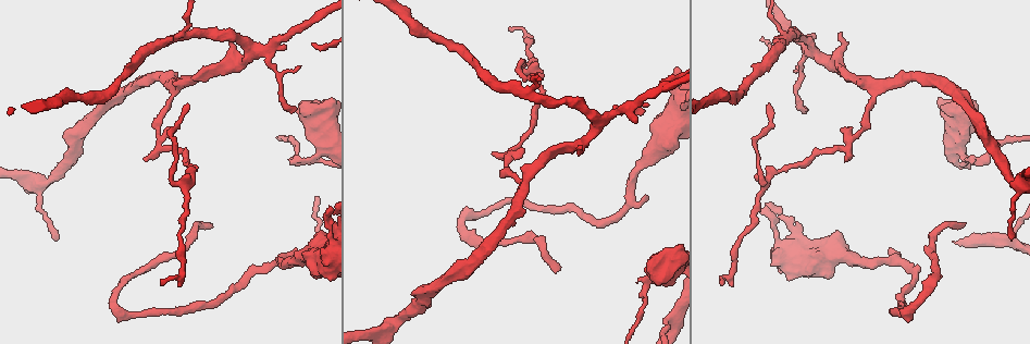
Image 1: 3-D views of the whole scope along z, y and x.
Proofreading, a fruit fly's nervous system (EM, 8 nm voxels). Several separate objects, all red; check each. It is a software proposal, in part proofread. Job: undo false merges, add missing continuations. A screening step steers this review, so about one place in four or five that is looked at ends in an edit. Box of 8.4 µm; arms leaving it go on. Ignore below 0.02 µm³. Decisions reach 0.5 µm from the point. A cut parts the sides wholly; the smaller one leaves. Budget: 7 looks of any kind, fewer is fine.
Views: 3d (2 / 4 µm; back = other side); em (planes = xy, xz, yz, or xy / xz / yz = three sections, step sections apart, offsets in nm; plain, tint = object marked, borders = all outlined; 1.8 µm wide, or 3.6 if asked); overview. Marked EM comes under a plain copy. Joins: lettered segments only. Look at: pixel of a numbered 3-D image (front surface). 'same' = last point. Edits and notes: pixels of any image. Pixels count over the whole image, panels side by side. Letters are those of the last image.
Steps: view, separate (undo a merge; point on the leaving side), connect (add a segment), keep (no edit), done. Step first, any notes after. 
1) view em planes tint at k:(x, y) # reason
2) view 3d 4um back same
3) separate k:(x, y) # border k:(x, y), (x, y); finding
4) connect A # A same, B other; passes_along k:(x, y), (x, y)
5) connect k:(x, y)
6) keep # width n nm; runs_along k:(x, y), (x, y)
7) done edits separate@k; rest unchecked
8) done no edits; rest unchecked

view em planes borders at 1:(888, 250) # free end

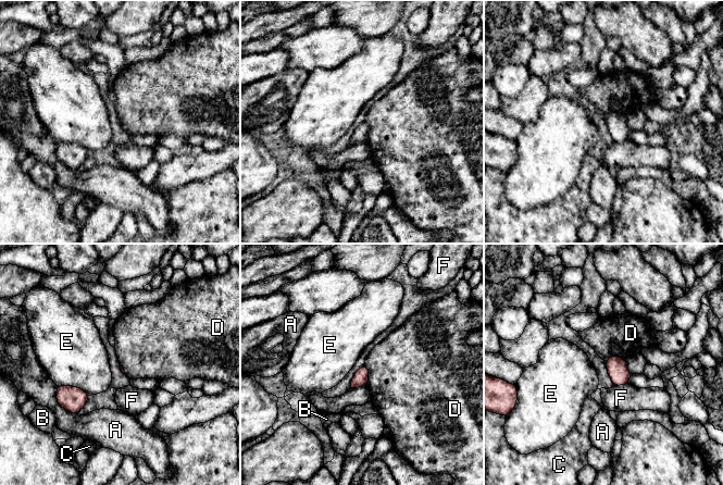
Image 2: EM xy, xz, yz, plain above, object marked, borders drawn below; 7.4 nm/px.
keep # A other, B other, C other, D other, E other, F other; border 2:(364, 364), (369, 371), (366, 385); no lettered segment goes on from it

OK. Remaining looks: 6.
view em planes tint at 1:(208, 224) # thin end

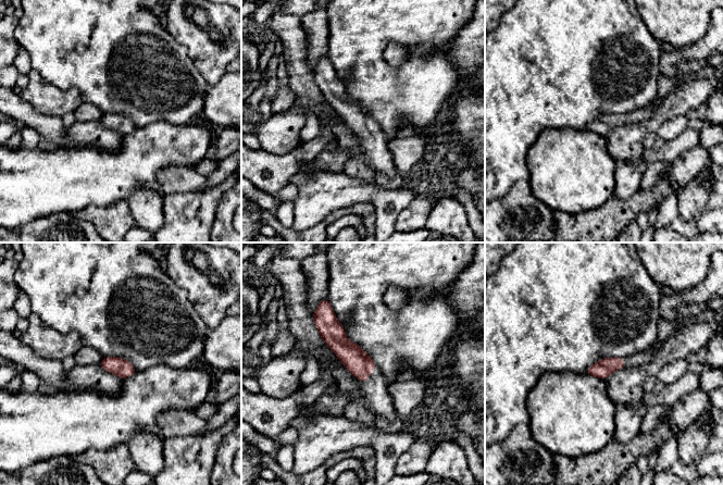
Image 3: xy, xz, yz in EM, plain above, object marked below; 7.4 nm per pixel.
view em planes borders same # see the neighbours

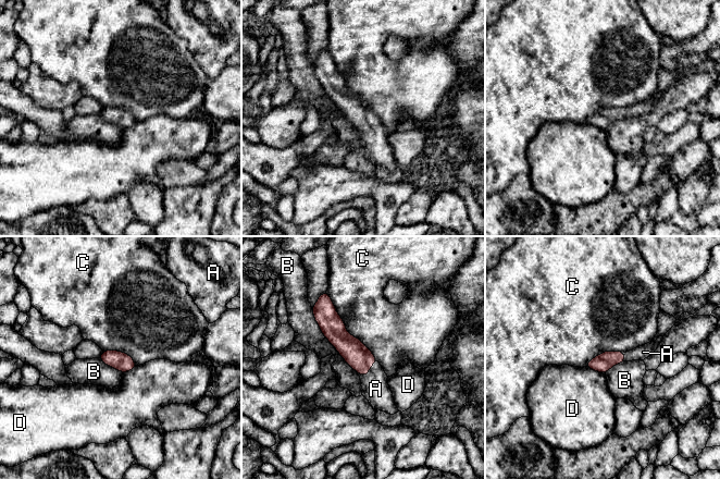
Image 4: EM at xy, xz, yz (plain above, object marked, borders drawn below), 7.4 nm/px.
connect A # A same, B other, C other, D other; passes_along 4:(357, 355), (368, 370), (375, 389); the neuron continues

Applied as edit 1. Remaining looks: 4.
view em planes tint at 1:(187, 183) # branch point

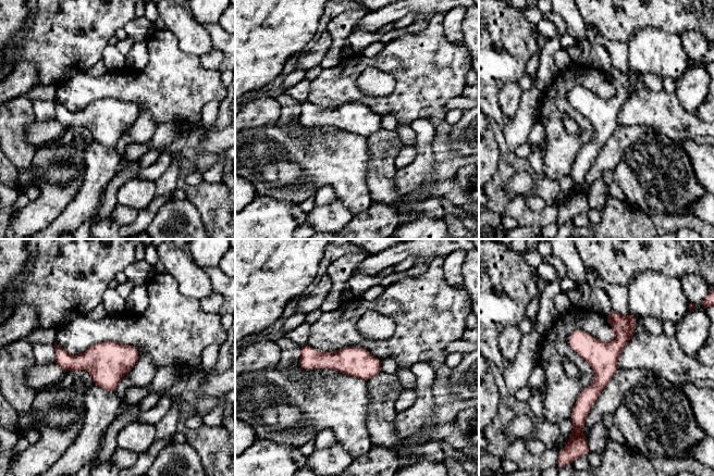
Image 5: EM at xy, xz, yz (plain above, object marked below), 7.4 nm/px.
view em planes borders same # see the neighbours

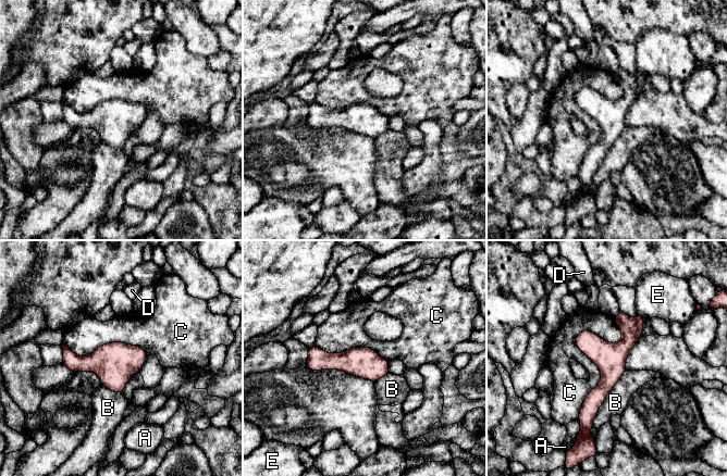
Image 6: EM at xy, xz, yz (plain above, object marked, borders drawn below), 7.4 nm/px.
keep # A other, B other, C other, D other, E other; runs_along 6:(639, 317), (586, 423); all the same neuron

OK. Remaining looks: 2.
done edits connect@4; rest unchecked

